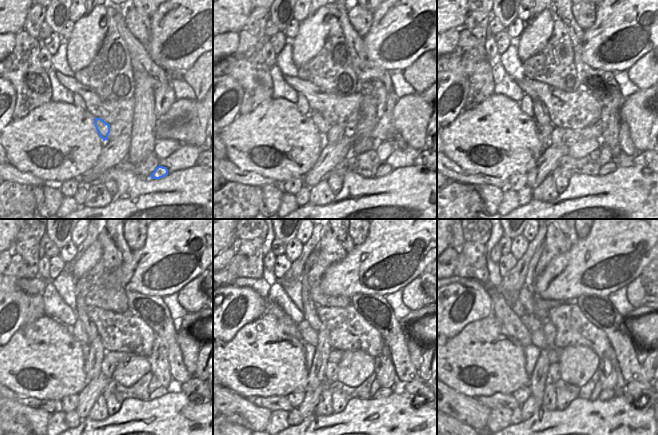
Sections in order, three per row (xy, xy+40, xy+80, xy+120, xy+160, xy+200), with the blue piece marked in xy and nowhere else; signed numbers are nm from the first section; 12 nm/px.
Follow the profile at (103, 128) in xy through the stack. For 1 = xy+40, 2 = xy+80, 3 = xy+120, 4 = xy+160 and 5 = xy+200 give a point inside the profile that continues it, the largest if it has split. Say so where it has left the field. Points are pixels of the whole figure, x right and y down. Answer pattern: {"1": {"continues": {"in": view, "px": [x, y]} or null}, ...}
{"1": {"continues": {"in": "xy+40", "px": [323, 126]}}, "2": {"continues": {"in": "xy+80", "px": [541, 116]}}, "3": {"continues": {"in": "xy+120", "px": [81, 308]}}, "4": {"continues": {"in": "xy+160", "px": [309, 313]}}, "5": {"continues": {"in": "xy+200", "px": [541, 306]}}}

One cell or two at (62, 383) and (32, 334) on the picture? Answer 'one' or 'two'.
one

